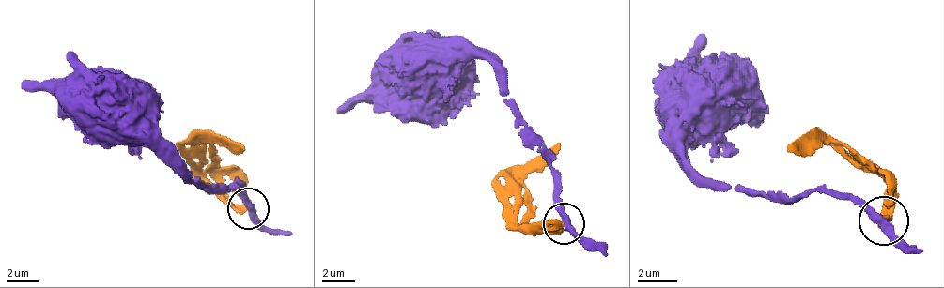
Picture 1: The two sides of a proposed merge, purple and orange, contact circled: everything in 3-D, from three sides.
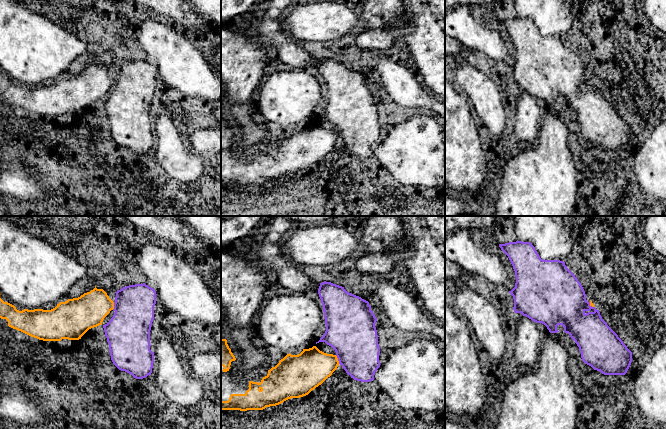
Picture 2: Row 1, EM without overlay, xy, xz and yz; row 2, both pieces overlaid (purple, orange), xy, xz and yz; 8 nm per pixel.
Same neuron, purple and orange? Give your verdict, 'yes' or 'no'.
no

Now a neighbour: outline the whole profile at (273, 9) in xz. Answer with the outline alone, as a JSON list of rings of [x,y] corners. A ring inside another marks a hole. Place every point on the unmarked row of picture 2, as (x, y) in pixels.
[[[265,0],[264,18],[280,21],[283,14],[292,7],[292,0]]]

